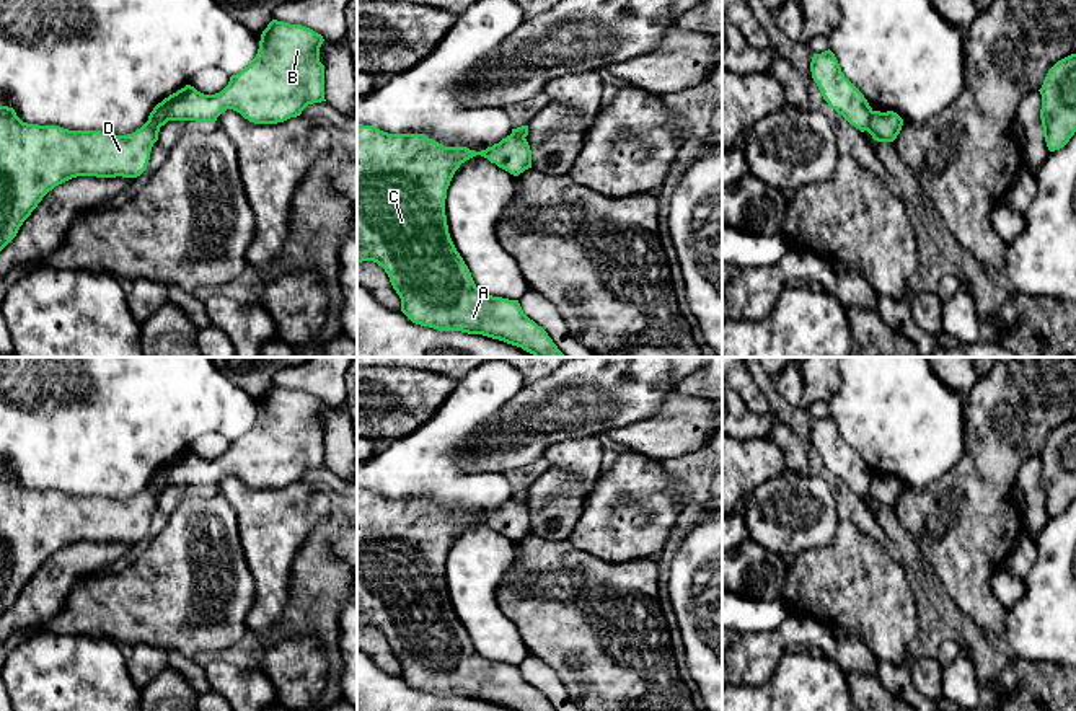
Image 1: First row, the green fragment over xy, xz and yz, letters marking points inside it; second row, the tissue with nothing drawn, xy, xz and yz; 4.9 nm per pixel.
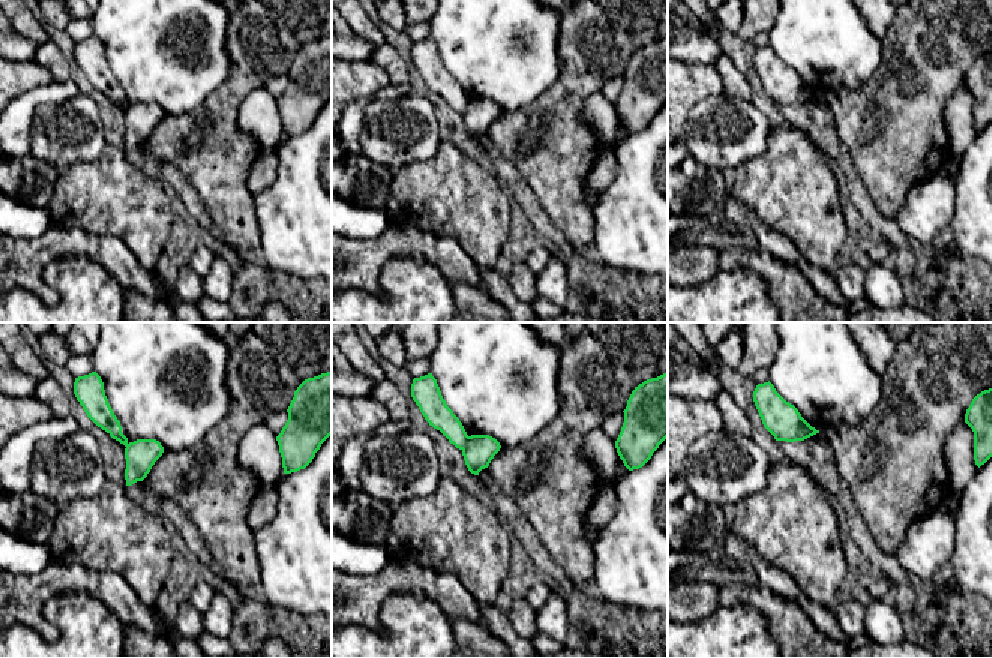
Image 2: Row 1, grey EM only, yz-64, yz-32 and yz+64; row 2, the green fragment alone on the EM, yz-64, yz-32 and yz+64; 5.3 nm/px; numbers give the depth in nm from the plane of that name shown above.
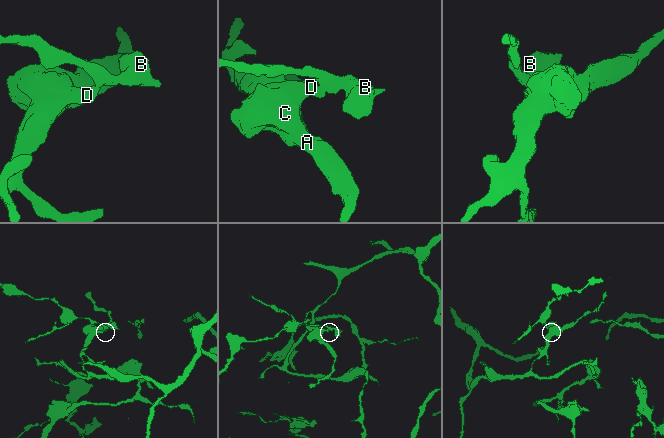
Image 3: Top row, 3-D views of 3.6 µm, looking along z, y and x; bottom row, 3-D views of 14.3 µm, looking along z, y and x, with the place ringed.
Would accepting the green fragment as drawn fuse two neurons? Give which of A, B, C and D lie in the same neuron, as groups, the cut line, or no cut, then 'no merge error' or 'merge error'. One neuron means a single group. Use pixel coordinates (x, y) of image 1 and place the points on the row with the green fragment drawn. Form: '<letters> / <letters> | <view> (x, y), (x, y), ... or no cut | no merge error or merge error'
A C D / B | yz (874, 111), (866, 129) | merge error

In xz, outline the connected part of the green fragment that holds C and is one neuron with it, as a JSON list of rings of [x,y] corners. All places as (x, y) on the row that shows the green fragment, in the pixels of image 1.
[[[357,126],[357,263],[373,261],[385,269],[401,298],[401,311],[416,325],[483,334],[535,357],[566,357],[548,333],[523,313],[518,300],[492,297],[476,287],[450,238],[447,189],[460,165],[476,155],[514,176],[531,168],[530,145],[515,134],[474,152],[443,147],[424,134],[388,134],[373,126]]]

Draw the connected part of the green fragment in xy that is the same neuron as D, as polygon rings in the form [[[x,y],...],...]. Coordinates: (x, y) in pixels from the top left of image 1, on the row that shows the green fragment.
[[[0,106],[0,251],[55,186],[77,176],[140,176],[158,132],[153,122],[127,135],[37,126]]]

